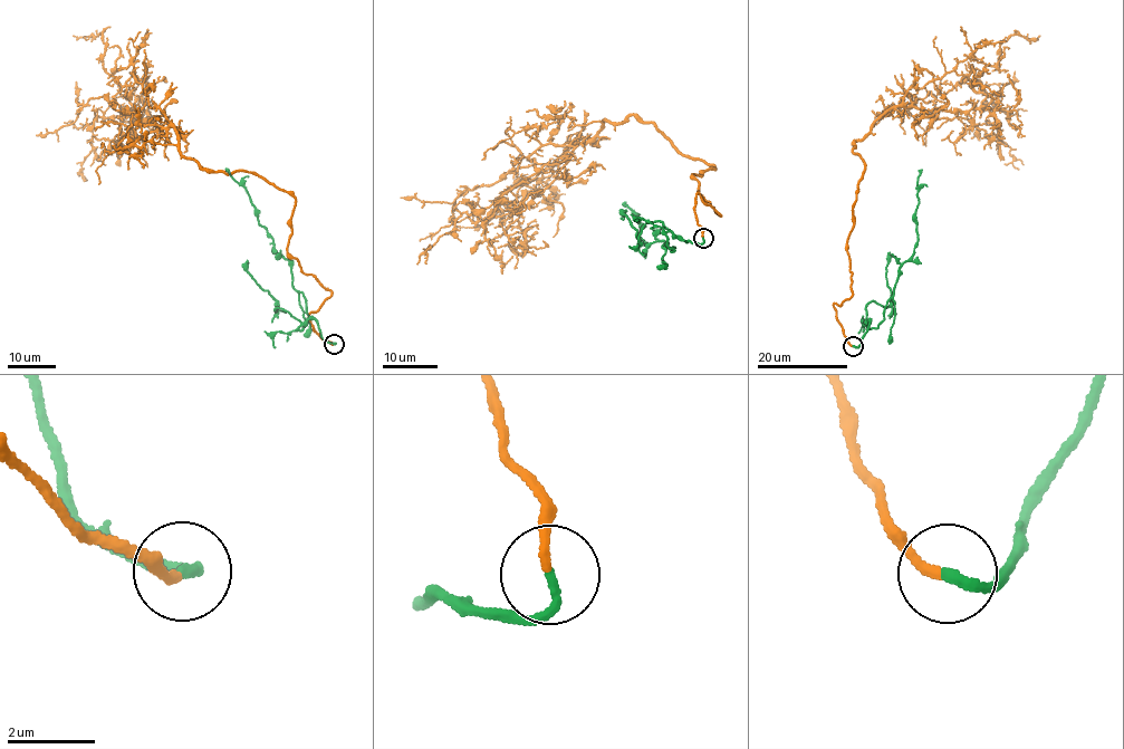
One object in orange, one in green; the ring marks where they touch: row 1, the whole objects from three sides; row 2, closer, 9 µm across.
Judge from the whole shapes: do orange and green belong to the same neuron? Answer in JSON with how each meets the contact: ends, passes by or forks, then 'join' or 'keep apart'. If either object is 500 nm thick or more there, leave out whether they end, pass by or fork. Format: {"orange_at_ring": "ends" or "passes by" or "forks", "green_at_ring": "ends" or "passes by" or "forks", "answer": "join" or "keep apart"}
{"orange_at_ring": "ends", "green_at_ring": "ends", "answer": "join"}

